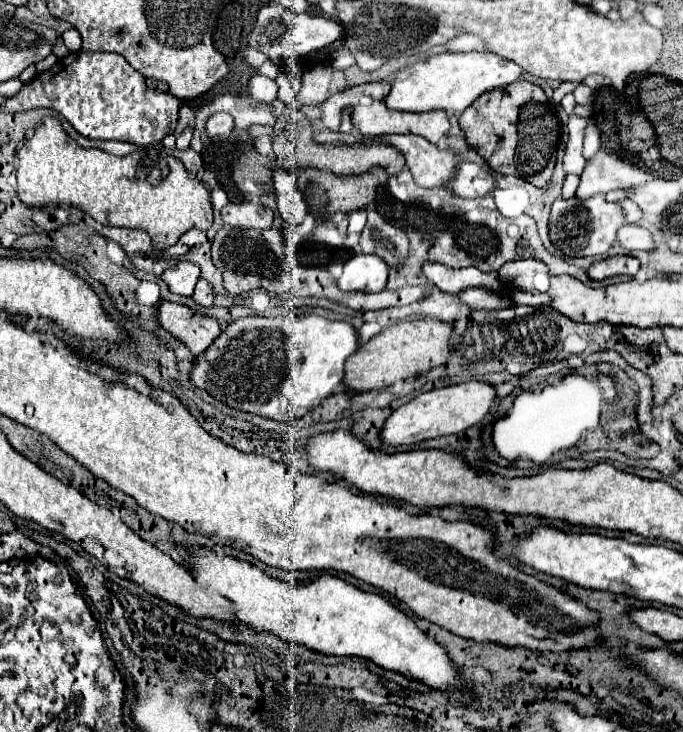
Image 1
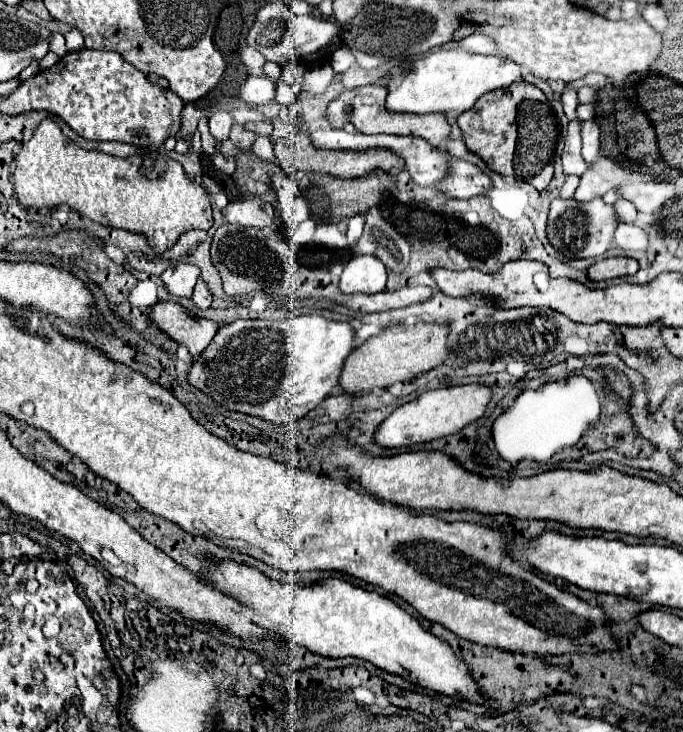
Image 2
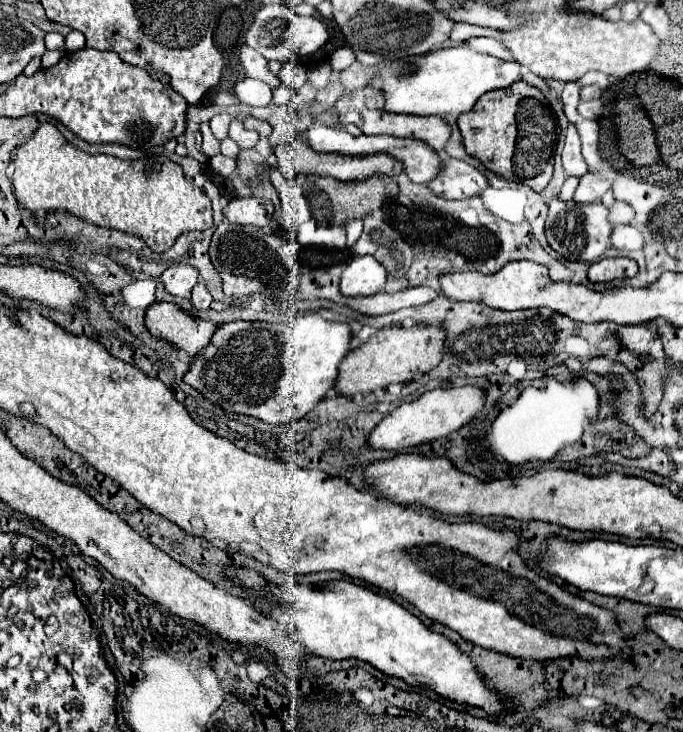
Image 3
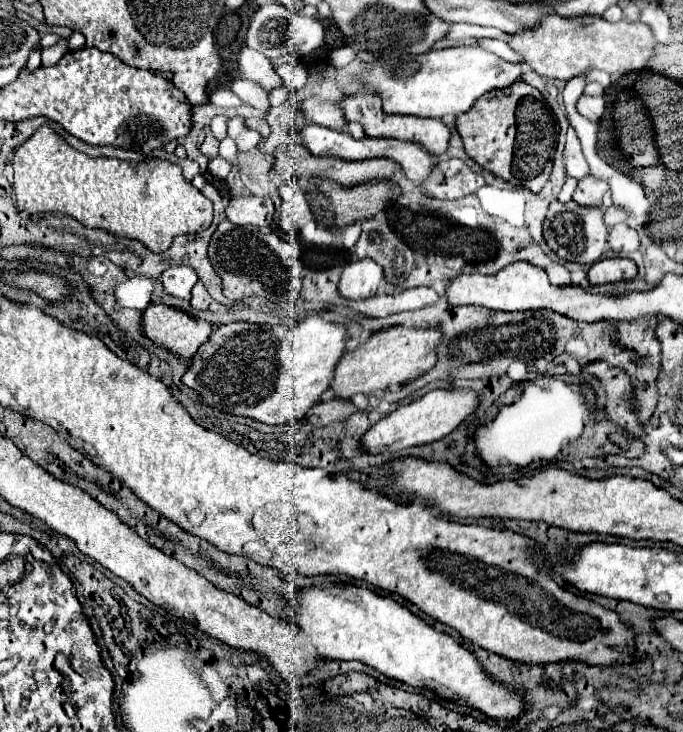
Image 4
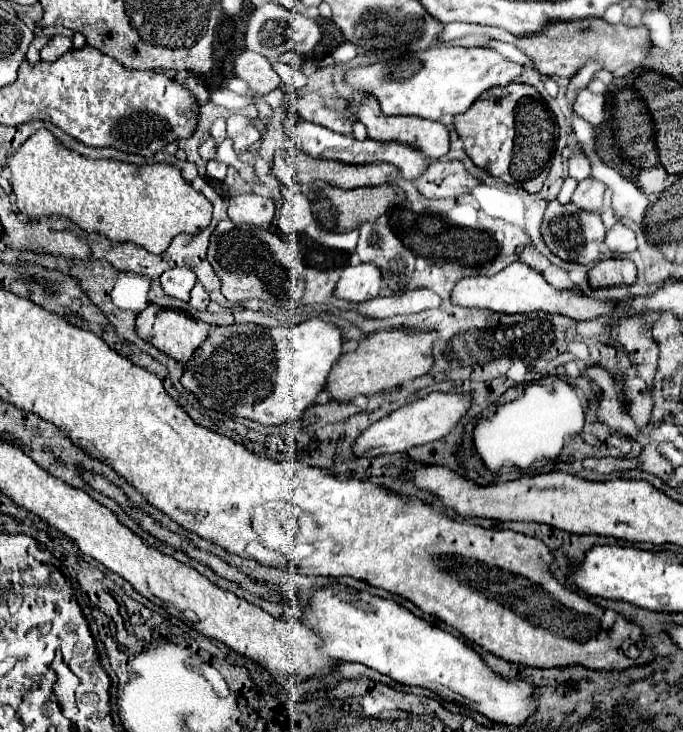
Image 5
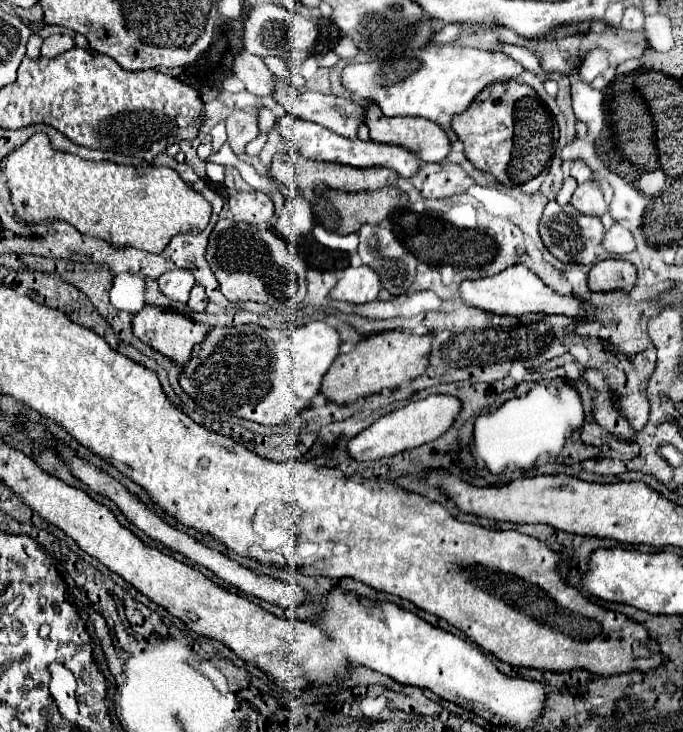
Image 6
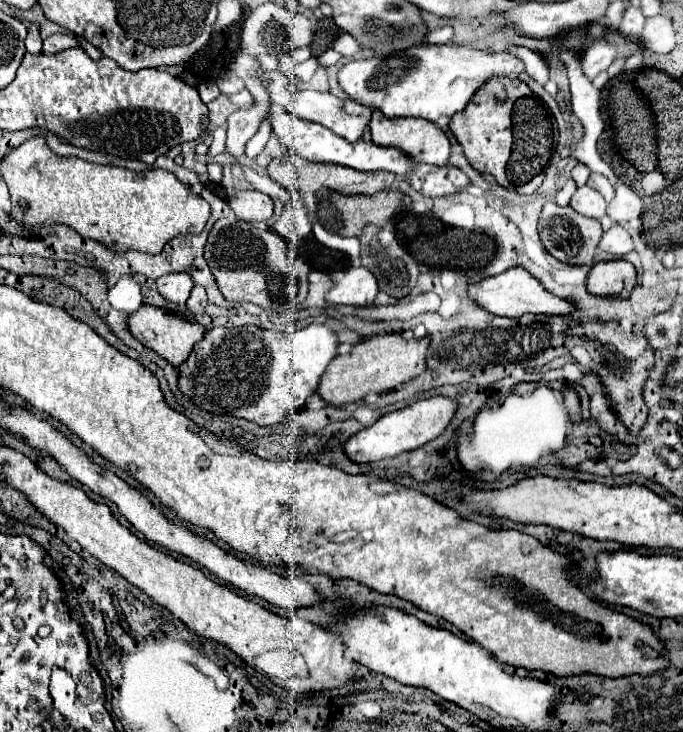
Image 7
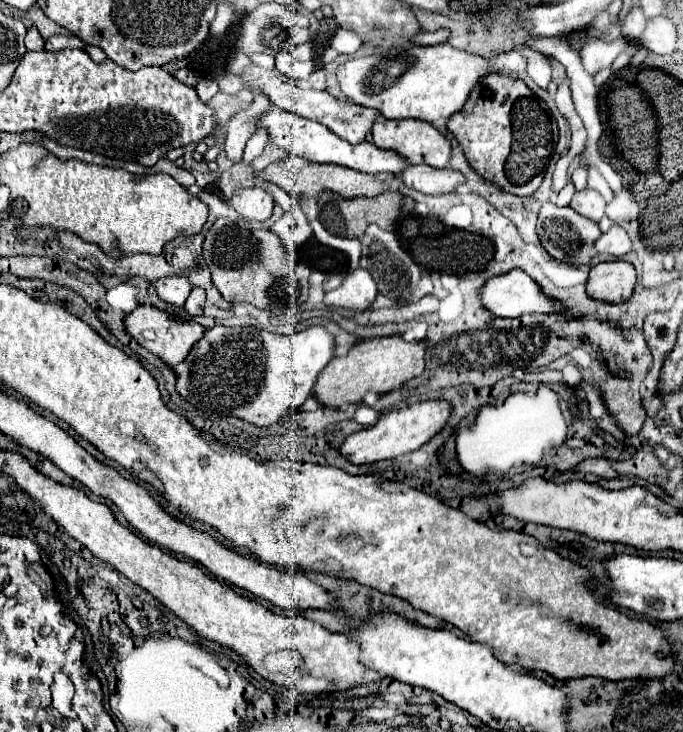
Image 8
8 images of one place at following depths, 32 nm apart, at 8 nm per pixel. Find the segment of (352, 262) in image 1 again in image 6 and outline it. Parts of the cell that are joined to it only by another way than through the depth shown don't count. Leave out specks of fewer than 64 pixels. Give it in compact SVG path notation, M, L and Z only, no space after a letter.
M368 266L346 268L338 280L338 284L330 290L332 300L350 302L350 304L366 304L376 300L380 292L380 278Z

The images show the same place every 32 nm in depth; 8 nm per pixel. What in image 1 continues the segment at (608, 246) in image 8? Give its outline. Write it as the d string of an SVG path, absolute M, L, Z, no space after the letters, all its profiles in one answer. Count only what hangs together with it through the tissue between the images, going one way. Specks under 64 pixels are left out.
M624 224L618 234L616 234L618 242L622 248L626 250L652 250L652 236L646 228L634 226L634 224Z

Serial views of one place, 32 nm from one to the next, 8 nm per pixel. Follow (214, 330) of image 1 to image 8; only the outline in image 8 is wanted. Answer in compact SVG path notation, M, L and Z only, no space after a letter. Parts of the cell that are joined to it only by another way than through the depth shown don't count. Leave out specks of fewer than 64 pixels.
M140 304L134 312L130 312L124 318L124 330L140 344L144 346L148 352L160 356L160 360L164 360L170 368L178 366L190 352L190 348L200 340L200 336L204 334L204 328L196 322L186 322L180 320L176 316L168 316L164 310L158 310L156 306L144 306Z

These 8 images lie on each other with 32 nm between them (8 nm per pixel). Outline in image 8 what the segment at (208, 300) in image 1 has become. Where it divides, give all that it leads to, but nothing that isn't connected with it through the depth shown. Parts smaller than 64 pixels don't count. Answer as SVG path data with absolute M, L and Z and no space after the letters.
M192 288L186 304L184 304L184 310L190 314L190 316L200 316L202 314L202 308L204 308L204 302L206 302L206 296L204 296L204 290L202 288Z

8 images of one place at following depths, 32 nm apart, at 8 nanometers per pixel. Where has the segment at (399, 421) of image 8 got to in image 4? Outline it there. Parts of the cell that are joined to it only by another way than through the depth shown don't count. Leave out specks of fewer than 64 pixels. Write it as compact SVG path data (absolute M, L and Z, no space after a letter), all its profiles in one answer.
M456 388L456 390L432 390L418 398L416 402L398 406L392 414L384 416L380 422L376 422L360 440L360 448L368 454L380 454L380 452L400 452L404 448L436 442L444 436L448 436L452 430L460 426L462 420L468 418L468 414L474 412L478 406L478 396L470 388Z

